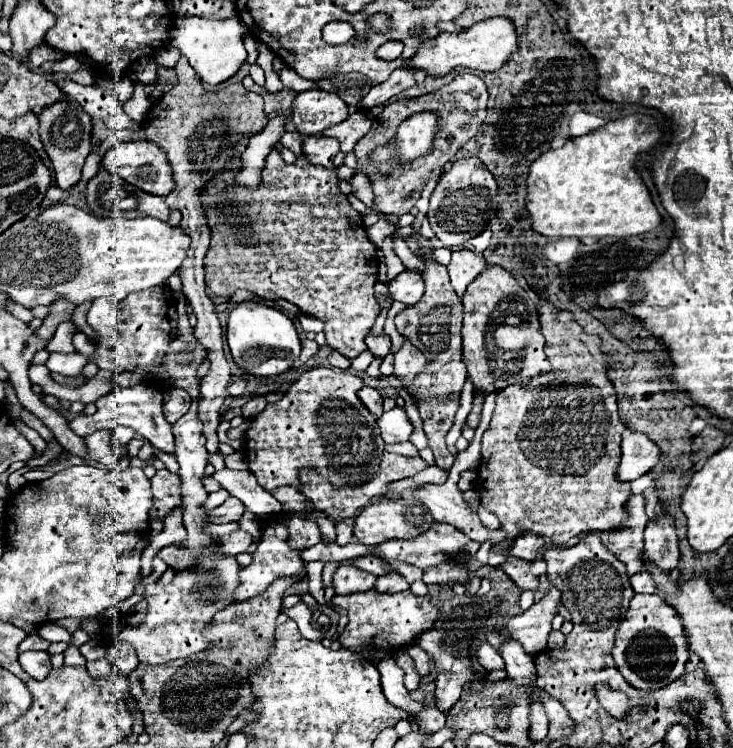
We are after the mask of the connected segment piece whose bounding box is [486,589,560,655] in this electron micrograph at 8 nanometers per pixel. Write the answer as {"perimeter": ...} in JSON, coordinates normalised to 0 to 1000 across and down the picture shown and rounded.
{"perimeter":[[[750,787],[737,803],[731,803],[720,817],[698,825],[688,841],[666,844],[664,858],[679,870],[693,854],[704,854],[720,876],[731,870],[742,870],[748,860],[748,846],[753,844],[750,833],[759,820],[759,809],[764,803],[764,790]]]}

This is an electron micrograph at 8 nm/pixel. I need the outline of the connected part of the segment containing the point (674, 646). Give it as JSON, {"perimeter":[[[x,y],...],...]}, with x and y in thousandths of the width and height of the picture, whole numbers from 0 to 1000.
{"perimeter":[[[868,793],[857,809],[854,830],[843,838],[840,862],[835,868],[843,897],[868,921],[900,921],[933,902],[939,884],[939,854],[930,841],[928,822],[895,793]]]}

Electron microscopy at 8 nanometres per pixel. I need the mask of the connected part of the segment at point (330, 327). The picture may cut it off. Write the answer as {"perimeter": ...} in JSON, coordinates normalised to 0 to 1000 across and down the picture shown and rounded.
{"perimeter":[[[327,191],[322,194],[319,213],[311,223],[306,223],[306,231],[281,247],[281,263],[276,266],[289,309],[289,325],[278,346],[281,384],[292,394],[308,400],[314,400],[325,386],[338,386],[357,400],[390,400],[409,410],[409,416],[442,429],[447,464],[464,469],[475,480],[488,477],[499,467],[497,448],[508,440],[518,418],[510,397],[516,346],[513,330],[497,311],[491,285],[480,279],[472,261],[461,253],[458,229],[447,229],[417,215],[390,221],[382,205],[371,199],[357,229],[355,250],[349,255],[336,255],[327,253],[327,247],[319,247],[317,239],[317,234],[327,226],[325,215]]]}

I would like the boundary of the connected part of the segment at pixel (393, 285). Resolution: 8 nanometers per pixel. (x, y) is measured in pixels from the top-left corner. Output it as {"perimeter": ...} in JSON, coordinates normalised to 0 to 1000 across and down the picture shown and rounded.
{"perimeter":[[[551,362],[529,378],[529,389],[538,402],[551,408],[565,408],[578,392],[578,376],[570,362]]]}

